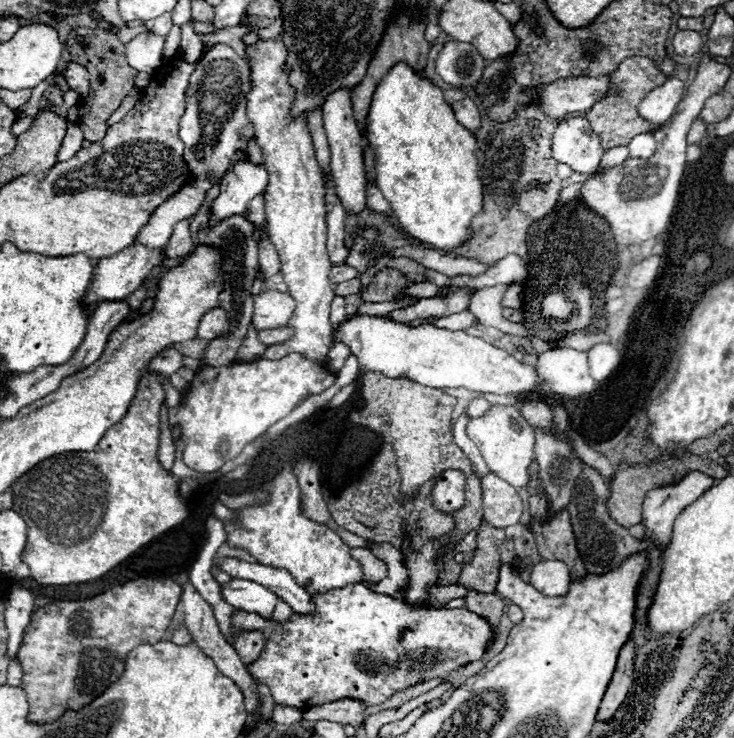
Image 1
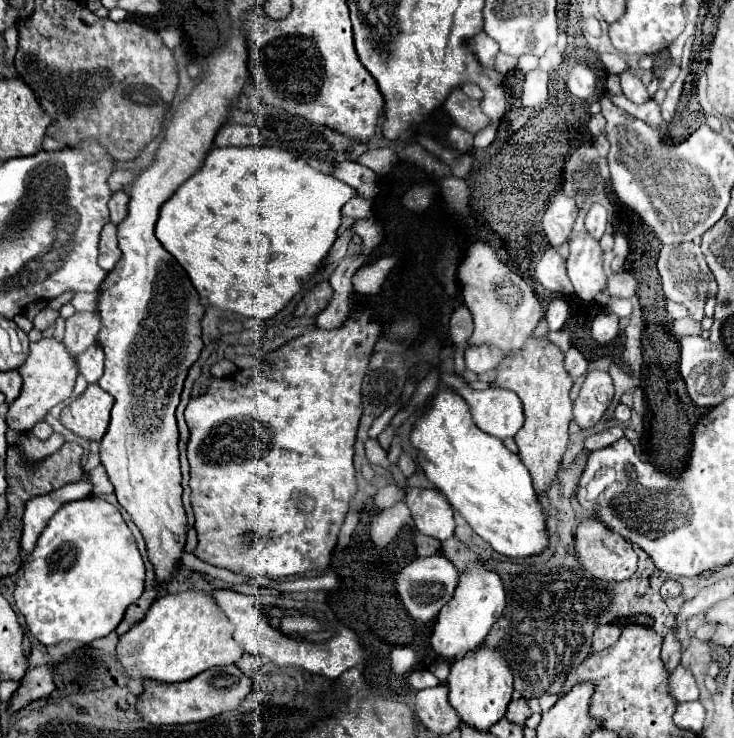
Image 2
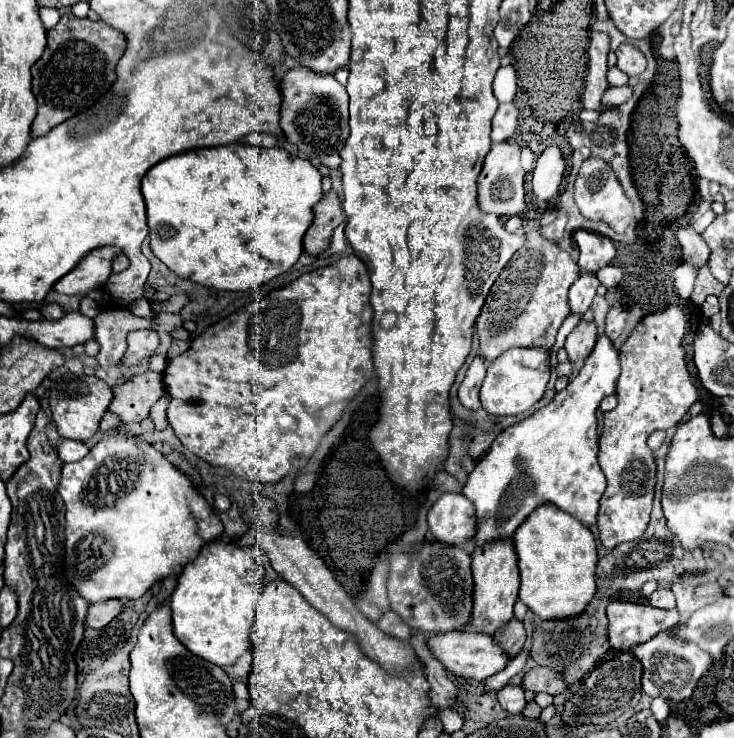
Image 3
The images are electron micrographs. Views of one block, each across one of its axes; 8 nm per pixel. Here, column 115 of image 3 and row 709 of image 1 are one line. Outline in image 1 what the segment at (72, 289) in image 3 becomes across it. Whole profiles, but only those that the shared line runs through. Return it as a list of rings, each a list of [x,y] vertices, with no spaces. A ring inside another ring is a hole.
[[[188,582],[182,590],[184,590],[184,592],[182,592],[182,600],[180,600],[180,602],[182,602],[184,612],[186,612],[186,626],[188,626],[190,632],[192,632],[192,640],[202,648],[204,654],[208,654],[208,656],[214,660],[216,668],[218,668],[224,676],[228,676],[230,680],[234,680],[234,682],[238,684],[238,688],[240,688],[242,694],[244,694],[244,704],[246,704],[248,714],[256,714],[256,712],[258,712],[258,706],[260,706],[260,698],[258,698],[258,692],[256,692],[256,684],[252,682],[248,670],[240,664],[240,658],[238,658],[238,654],[234,652],[234,648],[232,648],[232,646],[224,640],[224,636],[220,634],[218,624],[216,624],[216,620],[214,620],[214,616],[212,616],[212,608],[210,608],[208,602],[196,592],[196,588],[194,588],[190,582]]]

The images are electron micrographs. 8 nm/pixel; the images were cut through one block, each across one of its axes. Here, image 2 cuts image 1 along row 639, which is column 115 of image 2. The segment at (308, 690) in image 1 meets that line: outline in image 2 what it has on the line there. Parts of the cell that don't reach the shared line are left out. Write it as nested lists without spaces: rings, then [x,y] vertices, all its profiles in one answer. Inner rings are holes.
[[[230,22],[230,28],[228,28],[228,30],[230,30],[228,40],[224,42],[222,50],[212,56],[210,64],[206,66],[206,70],[204,70],[204,74],[202,74],[202,80],[196,84],[196,88],[194,88],[194,90],[178,104],[178,108],[172,112],[172,118],[168,120],[168,124],[166,124],[166,128],[164,128],[164,138],[160,140],[160,146],[158,146],[158,150],[156,150],[156,154],[154,154],[154,162],[152,162],[148,168],[144,168],[144,170],[134,178],[134,182],[130,184],[132,188],[130,188],[128,216],[118,224],[118,246],[120,246],[120,250],[122,250],[122,258],[120,258],[120,262],[114,266],[114,270],[108,272],[108,276],[104,278],[104,282],[100,284],[100,290],[98,290],[98,294],[100,294],[98,312],[100,312],[100,318],[102,318],[102,328],[100,328],[100,332],[98,332],[98,344],[102,346],[102,350],[104,350],[104,354],[106,354],[104,376],[98,380],[98,384],[100,384],[108,394],[112,394],[114,400],[116,400],[116,402],[114,402],[114,408],[112,408],[112,420],[110,420],[108,432],[106,432],[104,438],[100,440],[100,460],[102,460],[102,464],[104,464],[106,472],[108,472],[108,478],[110,478],[110,482],[112,482],[112,486],[114,486],[114,492],[116,492],[116,498],[118,498],[120,506],[130,514],[132,522],[140,528],[140,532],[142,532],[142,536],[144,536],[144,540],[146,540],[148,558],[150,558],[150,562],[154,564],[154,568],[156,568],[156,578],[158,578],[160,582],[168,582],[168,580],[170,580],[174,568],[176,568],[178,562],[180,562],[180,554],[182,554],[184,542],[186,542],[186,514],[184,514],[184,508],[182,508],[182,486],[180,486],[180,478],[182,478],[182,476],[180,476],[180,462],[178,462],[178,424],[176,424],[174,412],[176,412],[176,406],[178,406],[178,402],[180,402],[180,392],[182,392],[182,384],[184,384],[184,380],[186,380],[188,368],[198,360],[198,328],[200,328],[200,320],[202,320],[202,316],[204,316],[204,306],[200,304],[198,292],[194,290],[194,286],[192,286],[190,278],[186,276],[186,272],[182,270],[182,266],[176,262],[176,258],[174,258],[170,252],[164,250],[164,246],[160,244],[160,240],[154,236],[154,226],[156,226],[156,220],[158,220],[158,214],[160,214],[162,204],[174,194],[174,190],[176,190],[182,182],[186,182],[196,170],[202,168],[202,162],[204,162],[206,154],[212,150],[216,130],[226,122],[232,104],[238,100],[238,96],[240,96],[244,84],[248,82],[248,76],[250,76],[250,74],[248,74],[248,70],[246,70],[246,30],[242,30],[242,24],[236,26],[234,22]]]

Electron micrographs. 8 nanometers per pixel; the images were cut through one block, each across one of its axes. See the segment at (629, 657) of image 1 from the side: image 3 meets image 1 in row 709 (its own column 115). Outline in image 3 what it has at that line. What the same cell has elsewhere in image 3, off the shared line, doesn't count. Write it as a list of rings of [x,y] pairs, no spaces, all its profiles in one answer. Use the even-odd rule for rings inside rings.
[[[110,600],[110,602],[96,602],[96,604],[90,604],[88,608],[88,618],[86,618],[86,624],[90,628],[104,628],[106,624],[110,624],[120,612],[124,610],[124,604],[120,600]]]

